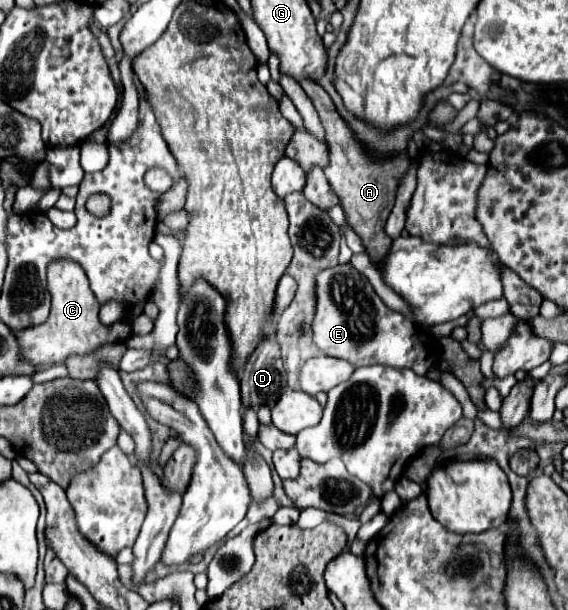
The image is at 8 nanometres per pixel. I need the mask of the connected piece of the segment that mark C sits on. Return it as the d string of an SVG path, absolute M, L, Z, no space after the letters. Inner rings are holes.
M58 260L48 266L48 290L52 294L52 310L46 322L38 326L24 328L16 332L22 356L30 360L34 366L42 368L48 364L62 364L68 356L84 356L96 352L100 346L108 342L126 342L132 336L132 328L126 320L114 322L112 326L104 326L98 318L100 304L96 296L90 292L88 278L84 270L72 260Z

